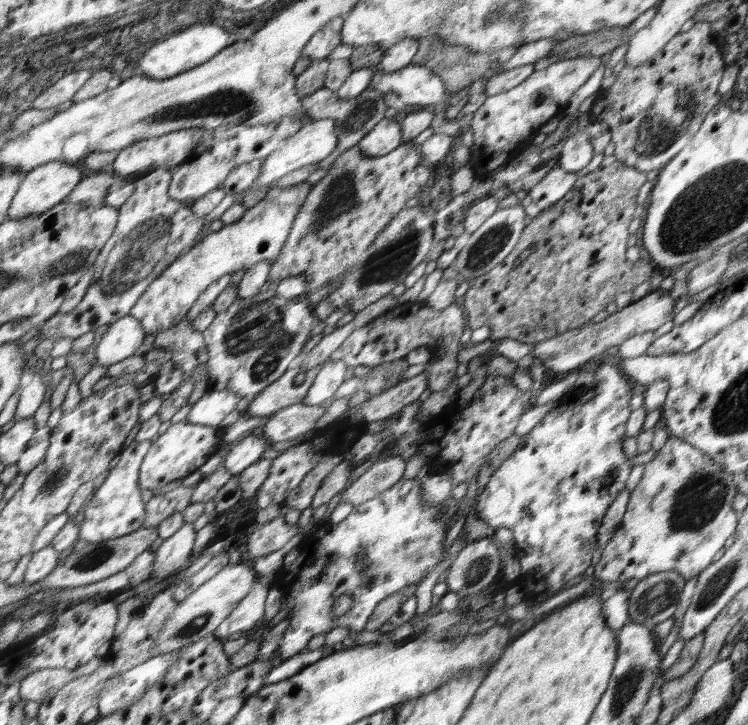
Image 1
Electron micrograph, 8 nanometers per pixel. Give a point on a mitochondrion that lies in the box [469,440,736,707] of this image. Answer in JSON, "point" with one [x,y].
{"point":[697,502]}

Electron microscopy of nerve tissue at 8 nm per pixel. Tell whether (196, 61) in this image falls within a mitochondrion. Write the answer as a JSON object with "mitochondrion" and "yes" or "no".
{"mitochondrion":"no"}

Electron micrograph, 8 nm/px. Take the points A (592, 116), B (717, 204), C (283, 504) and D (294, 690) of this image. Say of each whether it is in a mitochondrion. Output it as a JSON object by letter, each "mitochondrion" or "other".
{"A":"other","B":"mitochondrion","C":"other","D":"other"}

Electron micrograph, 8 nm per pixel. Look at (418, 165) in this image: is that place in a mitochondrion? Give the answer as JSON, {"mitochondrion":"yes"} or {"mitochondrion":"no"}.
{"mitochondrion":"no"}

